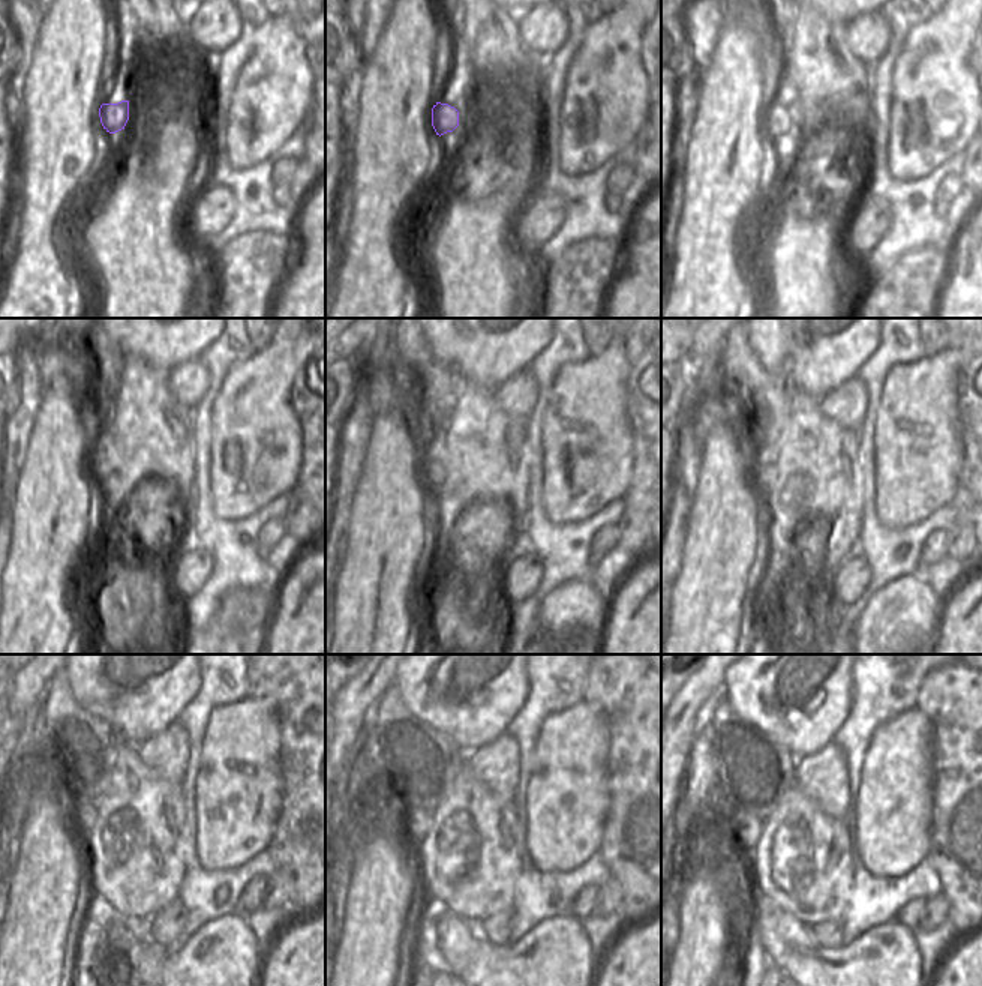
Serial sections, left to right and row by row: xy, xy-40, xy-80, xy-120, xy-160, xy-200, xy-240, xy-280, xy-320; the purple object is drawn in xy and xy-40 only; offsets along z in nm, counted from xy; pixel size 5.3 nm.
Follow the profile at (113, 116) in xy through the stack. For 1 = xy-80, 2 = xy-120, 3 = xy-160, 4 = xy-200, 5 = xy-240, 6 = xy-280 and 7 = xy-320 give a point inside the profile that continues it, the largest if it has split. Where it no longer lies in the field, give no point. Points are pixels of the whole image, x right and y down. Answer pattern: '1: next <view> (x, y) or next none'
1: next xy-80 (777, 119)
2: next xy-120 (102, 453)
3: next xy-160 (434, 471)
4: next xy-200 (765, 474)
5: next xy-240 (86, 814)
6: next xy-280 (417, 821)
7: next xy-320 (747, 829)

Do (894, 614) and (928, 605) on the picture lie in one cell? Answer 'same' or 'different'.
same

